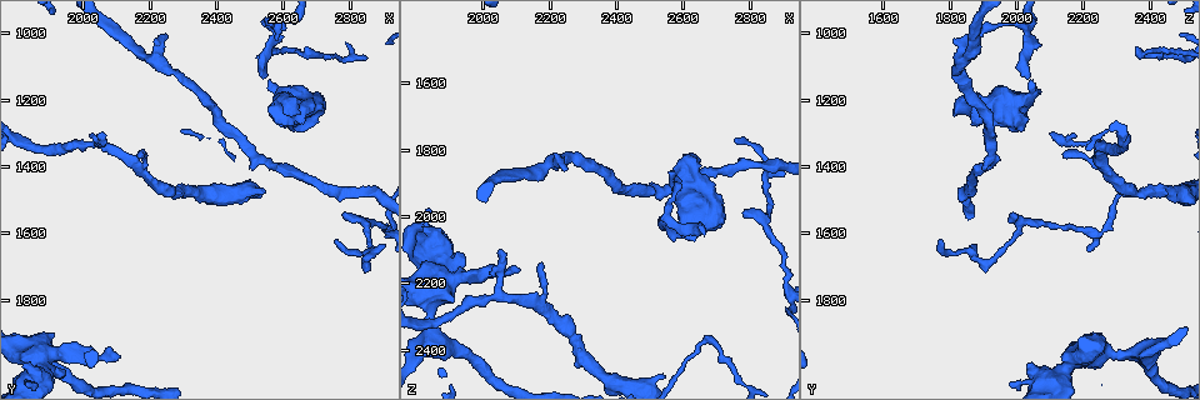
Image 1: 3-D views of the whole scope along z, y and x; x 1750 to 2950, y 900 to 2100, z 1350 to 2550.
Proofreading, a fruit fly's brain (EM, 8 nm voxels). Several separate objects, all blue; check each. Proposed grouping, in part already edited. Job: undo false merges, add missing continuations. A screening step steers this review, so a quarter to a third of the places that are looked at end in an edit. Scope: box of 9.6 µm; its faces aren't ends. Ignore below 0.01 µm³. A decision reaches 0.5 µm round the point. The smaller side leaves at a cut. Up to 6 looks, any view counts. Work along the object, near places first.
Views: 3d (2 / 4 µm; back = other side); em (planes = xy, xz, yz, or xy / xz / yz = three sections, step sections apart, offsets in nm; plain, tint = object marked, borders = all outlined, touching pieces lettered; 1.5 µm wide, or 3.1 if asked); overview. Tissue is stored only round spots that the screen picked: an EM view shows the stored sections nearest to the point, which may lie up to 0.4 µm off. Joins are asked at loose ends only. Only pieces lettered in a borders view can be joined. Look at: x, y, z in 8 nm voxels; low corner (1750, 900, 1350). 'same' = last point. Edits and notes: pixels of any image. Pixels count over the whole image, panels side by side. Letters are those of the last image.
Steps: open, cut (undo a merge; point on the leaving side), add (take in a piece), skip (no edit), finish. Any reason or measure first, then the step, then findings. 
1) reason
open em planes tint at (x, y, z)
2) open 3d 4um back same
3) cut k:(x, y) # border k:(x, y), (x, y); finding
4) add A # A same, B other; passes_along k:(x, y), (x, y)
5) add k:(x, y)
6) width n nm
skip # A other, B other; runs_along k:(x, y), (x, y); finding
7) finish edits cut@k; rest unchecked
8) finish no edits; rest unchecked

abrupt turn
open em planes tint at (2850, 1560, 2010)

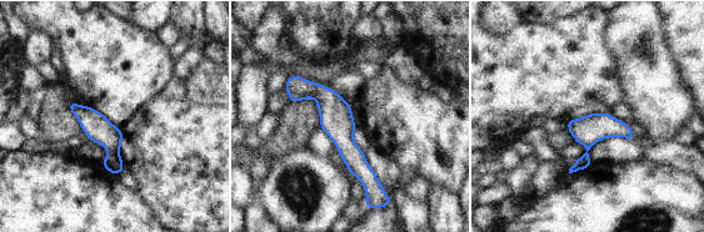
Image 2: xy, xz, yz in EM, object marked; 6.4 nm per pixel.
what lies round it
open em planes borders same

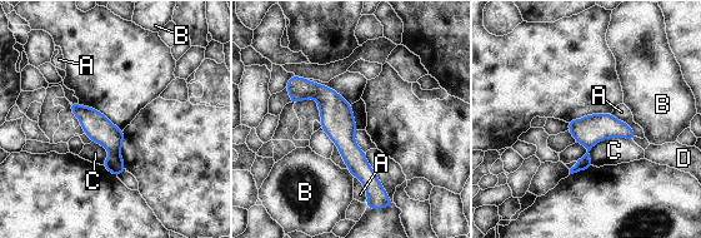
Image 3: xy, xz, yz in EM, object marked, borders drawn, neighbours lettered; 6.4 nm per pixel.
skip # A other, B other, C other, D other; border 3:(354, 177), (360, 181), (366, 202); all the same neuron

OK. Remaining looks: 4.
sharp bend
open 3d 2um back at (2570, 1010, 2020)

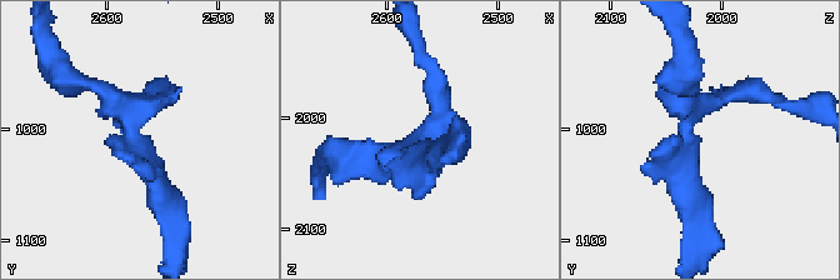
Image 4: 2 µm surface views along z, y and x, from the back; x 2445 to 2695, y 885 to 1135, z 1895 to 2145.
arms 3
open em yz step 8 tint at (2562, 1018, 2032)

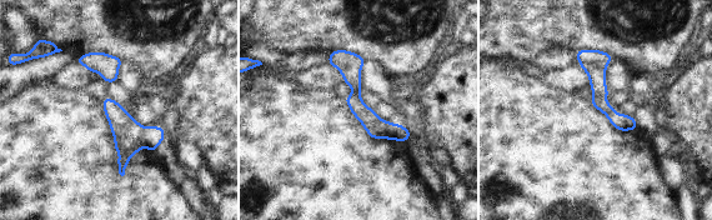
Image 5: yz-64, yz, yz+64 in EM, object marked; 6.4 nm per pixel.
another direction
open em planes borders same

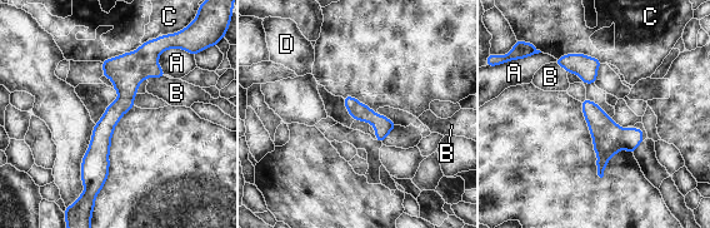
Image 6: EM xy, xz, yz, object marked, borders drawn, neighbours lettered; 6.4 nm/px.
skip # A other, B other, C other, D other; border 6:(164, 75), (145, 78); one neuron here

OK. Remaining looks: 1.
finish no edits; rest unchecked

